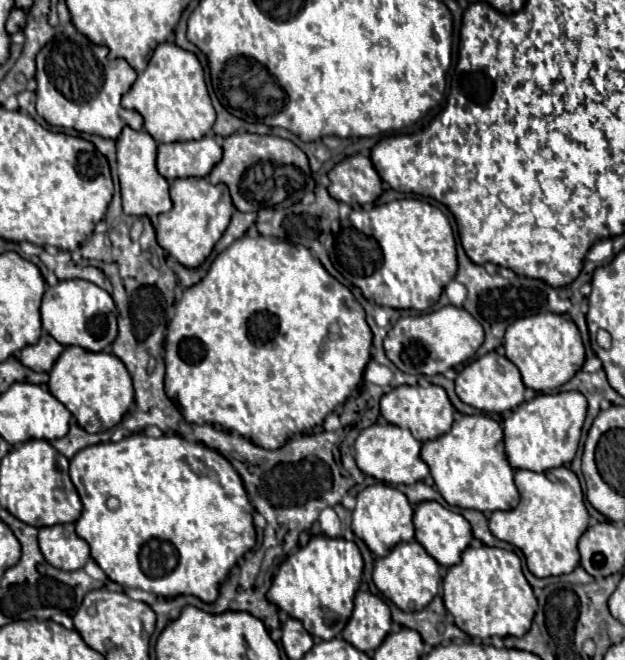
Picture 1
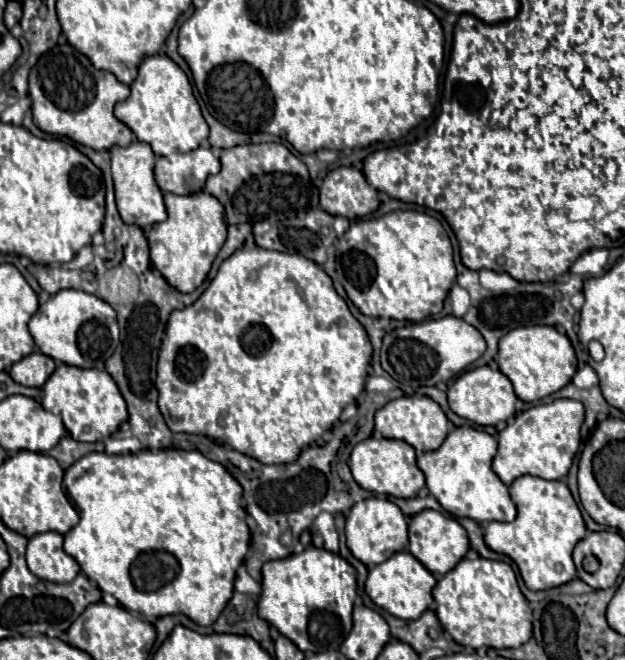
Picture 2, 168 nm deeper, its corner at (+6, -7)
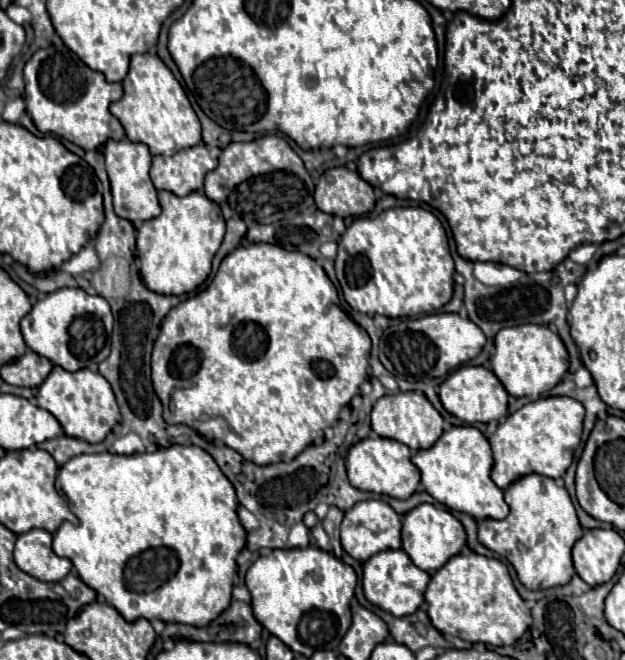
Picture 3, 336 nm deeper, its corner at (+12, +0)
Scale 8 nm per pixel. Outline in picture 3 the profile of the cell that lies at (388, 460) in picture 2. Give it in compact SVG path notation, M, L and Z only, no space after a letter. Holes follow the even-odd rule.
M370 435L350 447L348 457L346 457L348 479L358 489L380 493L380 495L390 495L396 499L408 499L420 483L420 471L410 461L410 457L412 457L412 451L404 443Z

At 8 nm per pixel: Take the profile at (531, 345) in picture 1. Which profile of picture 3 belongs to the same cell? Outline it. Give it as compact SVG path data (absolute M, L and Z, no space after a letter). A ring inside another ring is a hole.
M514 325L504 327L496 335L496 353L492 357L492 371L502 381L504 389L514 397L538 399L542 393L550 391L568 371L568 351L558 337L546 325Z

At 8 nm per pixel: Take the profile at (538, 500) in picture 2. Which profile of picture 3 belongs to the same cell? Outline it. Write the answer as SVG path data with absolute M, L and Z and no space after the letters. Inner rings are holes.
M530 473L504 489L504 499L510 505L510 515L502 521L484 519L478 525L478 541L500 557L506 557L526 589L536 591L566 585L574 575L570 551L576 539L582 537L582 527L566 487L558 485L552 477Z

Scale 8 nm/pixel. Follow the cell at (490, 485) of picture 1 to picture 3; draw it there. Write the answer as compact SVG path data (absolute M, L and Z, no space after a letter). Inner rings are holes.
M450 427L430 449L414 453L412 463L422 473L424 489L442 505L454 511L468 513L474 519L504 519L508 515L508 503L502 489L490 479L492 451L484 433L476 427Z

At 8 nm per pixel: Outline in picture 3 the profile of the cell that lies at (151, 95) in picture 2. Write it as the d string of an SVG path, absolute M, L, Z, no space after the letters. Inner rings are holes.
M140 53L132 57L124 85L124 97L110 105L110 113L122 123L130 141L146 143L152 155L176 153L200 143L200 121L172 71L158 55Z

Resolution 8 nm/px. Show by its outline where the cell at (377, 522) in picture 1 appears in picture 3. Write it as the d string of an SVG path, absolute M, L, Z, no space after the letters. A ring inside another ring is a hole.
M382 499L358 501L350 511L344 513L344 521L340 525L340 539L344 551L356 561L366 561L378 551L384 549L400 549L400 515Z

